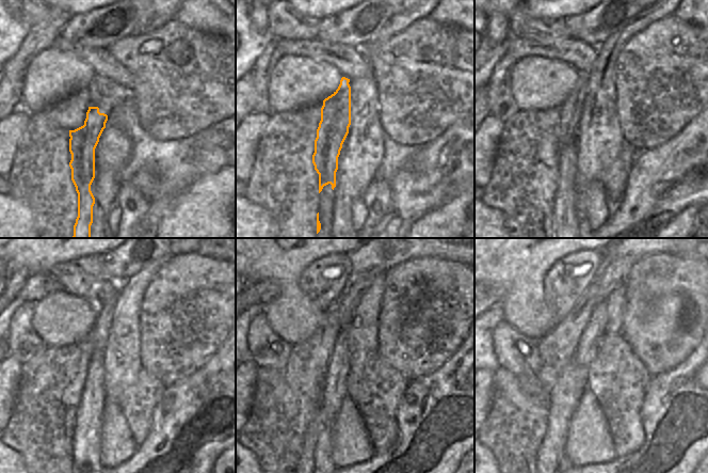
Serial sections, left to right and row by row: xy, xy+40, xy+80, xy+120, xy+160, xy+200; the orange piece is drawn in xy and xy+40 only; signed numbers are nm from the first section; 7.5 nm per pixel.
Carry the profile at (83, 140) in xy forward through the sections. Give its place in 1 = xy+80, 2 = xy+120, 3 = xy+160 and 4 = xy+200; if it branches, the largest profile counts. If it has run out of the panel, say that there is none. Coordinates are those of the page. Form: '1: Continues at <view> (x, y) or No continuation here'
1: Continues at xy+80 (570, 110)
2: Continues at xy+120 (98, 335)
3: Continues at xy+160 (349, 300)
4: Continues at xy+200 (614, 274).

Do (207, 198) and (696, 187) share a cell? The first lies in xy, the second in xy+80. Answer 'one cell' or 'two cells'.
two cells

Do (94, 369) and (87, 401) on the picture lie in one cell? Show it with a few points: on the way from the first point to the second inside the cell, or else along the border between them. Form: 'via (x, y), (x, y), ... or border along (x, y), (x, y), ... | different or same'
via (94, 377), (94, 394) | same

